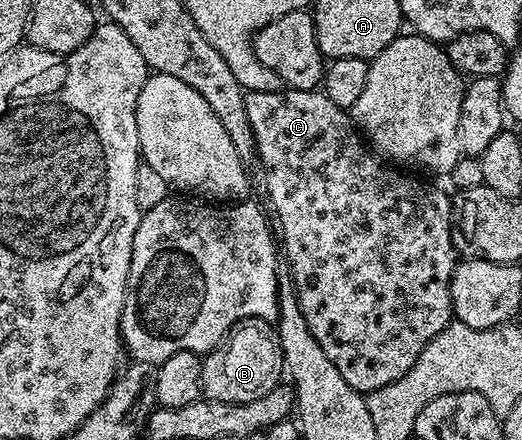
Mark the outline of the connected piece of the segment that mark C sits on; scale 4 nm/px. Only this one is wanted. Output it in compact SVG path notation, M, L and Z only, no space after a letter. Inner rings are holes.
M286 88L281 92L246 92L246 110L248 126L252 128L254 135L256 160L257 163L262 163L266 196L270 199L270 208L274 211L275 218L278 219L279 228L276 228L276 232L280 237L280 252L284 257L284 264L286 260L287 266L290 267L288 275L298 295L304 322L308 322L308 330L312 330L312 338L316 338L320 350L324 350L324 354L332 358L332 366L340 370L340 378L344 378L344 382L348 382L348 386L358 392L369 394L380 390L380 386L396 382L396 378L404 378L404 374L408 374L424 346L428 346L428 342L432 342L432 338L436 338L436 334L440 334L452 322L450 279L454 273L456 253L450 233L451 197L442 192L425 192L420 181L410 181L408 177L401 176L406 175L401 171L383 166L379 157L372 154L358 129L354 127L351 113L336 106L336 102L332 102L321 90L309 92Z

